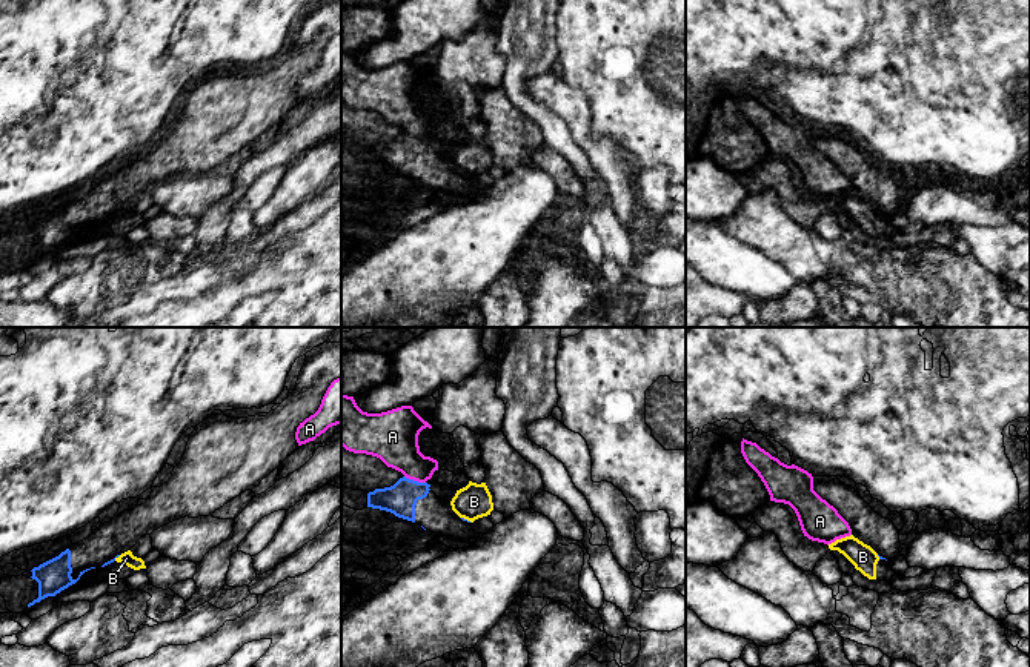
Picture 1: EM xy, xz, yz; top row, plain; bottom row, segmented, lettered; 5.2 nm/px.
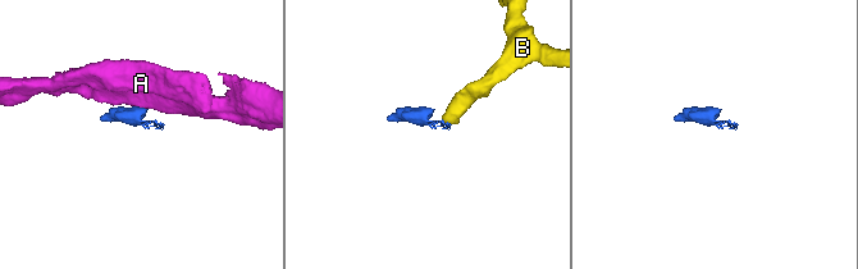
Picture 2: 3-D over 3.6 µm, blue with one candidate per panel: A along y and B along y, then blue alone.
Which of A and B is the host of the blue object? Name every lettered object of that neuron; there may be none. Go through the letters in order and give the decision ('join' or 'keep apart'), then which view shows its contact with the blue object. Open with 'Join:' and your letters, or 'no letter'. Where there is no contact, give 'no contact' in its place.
Join: no letter
A: keep apart; contact in xz
B: keep apart; contact in xz

